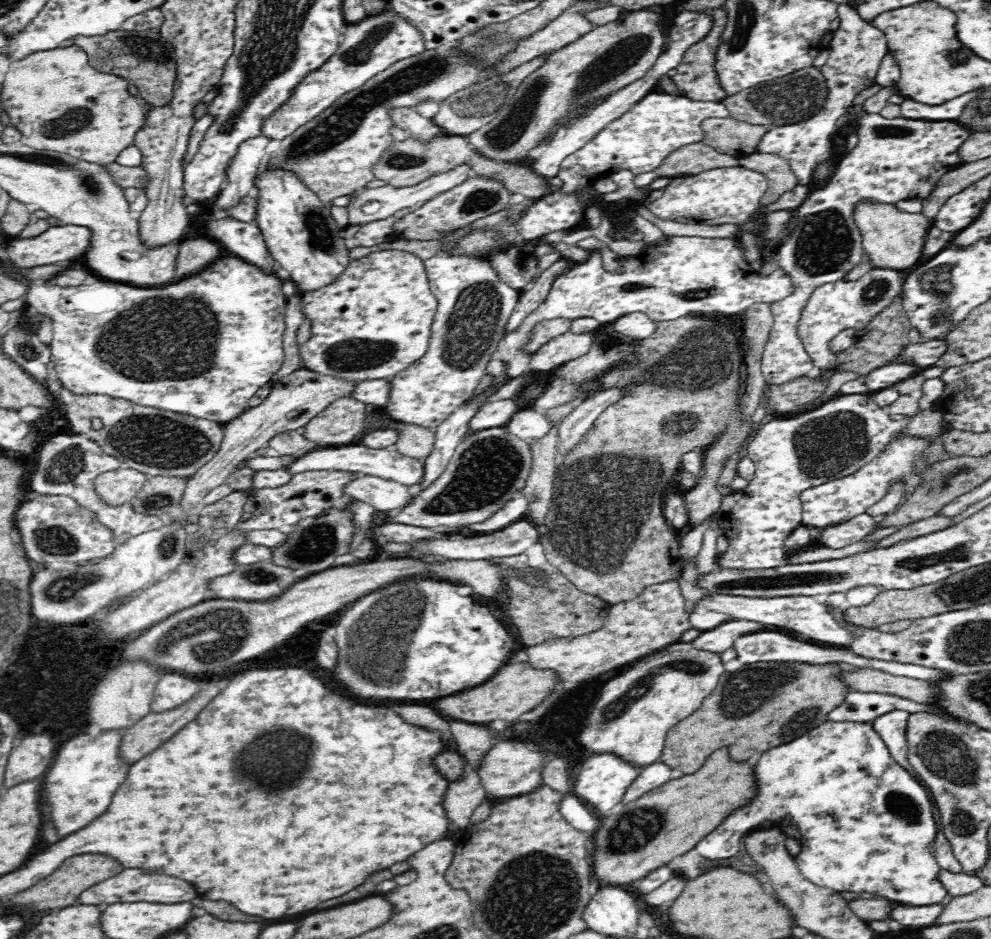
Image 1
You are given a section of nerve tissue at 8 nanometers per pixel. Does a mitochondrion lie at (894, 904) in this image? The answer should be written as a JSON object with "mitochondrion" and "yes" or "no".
{"mitochondrion":"no"}

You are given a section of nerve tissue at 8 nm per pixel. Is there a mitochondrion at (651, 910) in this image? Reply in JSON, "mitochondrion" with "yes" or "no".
{"mitochondrion":"no"}

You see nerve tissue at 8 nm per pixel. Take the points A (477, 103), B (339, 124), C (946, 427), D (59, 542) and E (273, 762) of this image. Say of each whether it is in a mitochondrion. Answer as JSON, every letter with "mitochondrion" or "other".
{"A":"mitochondrion","B":"mitochondrion","C":"other","D":"mitochondrion","E":"mitochondrion"}

